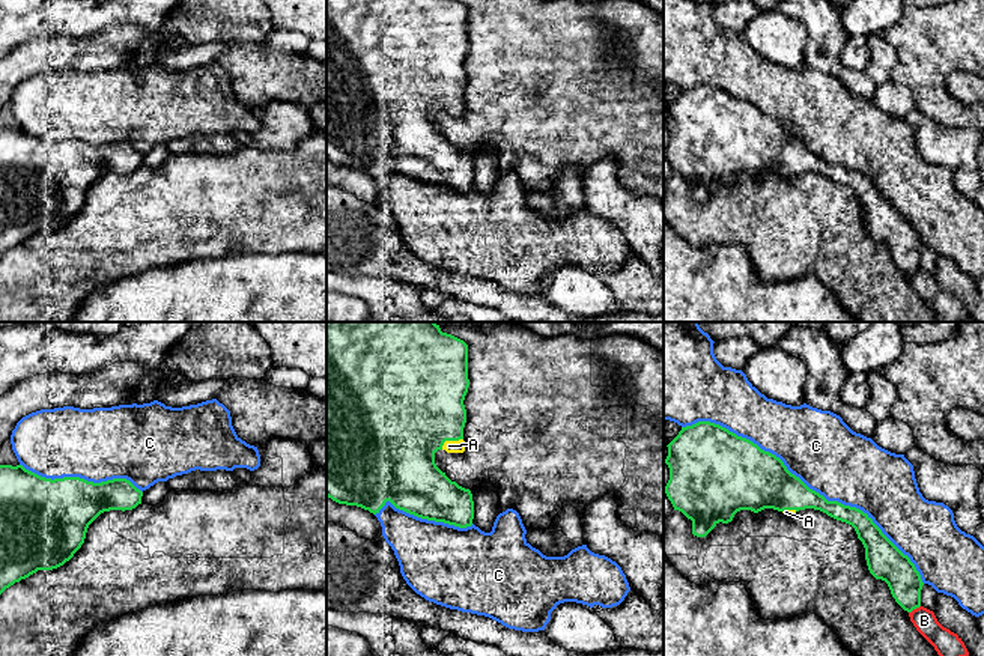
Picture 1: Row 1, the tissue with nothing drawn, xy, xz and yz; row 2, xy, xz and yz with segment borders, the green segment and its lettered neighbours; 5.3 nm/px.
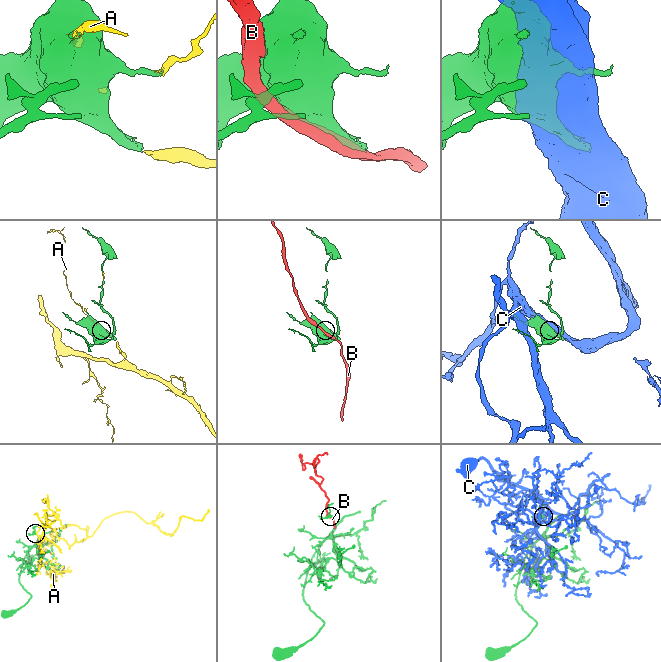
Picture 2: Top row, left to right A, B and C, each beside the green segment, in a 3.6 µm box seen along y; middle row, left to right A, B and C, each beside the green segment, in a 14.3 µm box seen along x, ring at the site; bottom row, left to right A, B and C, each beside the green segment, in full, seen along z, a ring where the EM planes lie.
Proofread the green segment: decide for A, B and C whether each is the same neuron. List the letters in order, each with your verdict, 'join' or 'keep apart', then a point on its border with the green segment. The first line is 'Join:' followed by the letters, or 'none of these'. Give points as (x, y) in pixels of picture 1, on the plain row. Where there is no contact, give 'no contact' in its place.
Join: A
A: join; contact xz (450, 103)
B: keep apart; contact yz (914, 271)
C: keep apart; contact yz (807, 149)

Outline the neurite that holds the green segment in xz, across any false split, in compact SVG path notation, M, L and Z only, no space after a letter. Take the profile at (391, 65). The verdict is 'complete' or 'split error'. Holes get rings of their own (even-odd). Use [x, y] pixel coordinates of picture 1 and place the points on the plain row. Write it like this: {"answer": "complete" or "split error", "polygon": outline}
{"answer": "split error", "polygon": "M326 0L326 159L339 167L357 169L376 178L390 164L396 172L421 182L444 185L459 191L472 188L474 164L469 152L451 144L435 126L435 116L463 116L463 90L468 56L468 8L457 0Z"}

